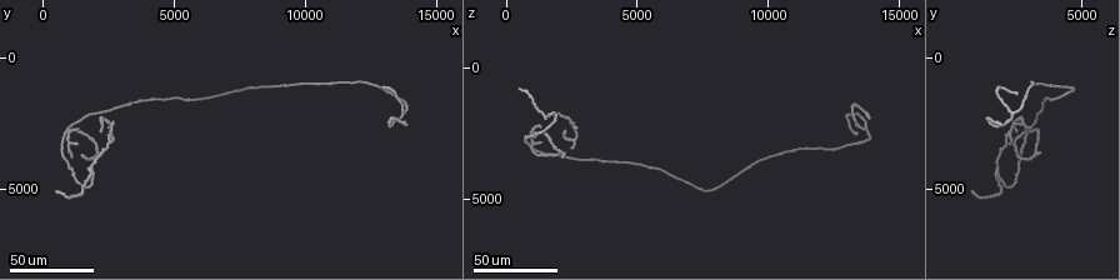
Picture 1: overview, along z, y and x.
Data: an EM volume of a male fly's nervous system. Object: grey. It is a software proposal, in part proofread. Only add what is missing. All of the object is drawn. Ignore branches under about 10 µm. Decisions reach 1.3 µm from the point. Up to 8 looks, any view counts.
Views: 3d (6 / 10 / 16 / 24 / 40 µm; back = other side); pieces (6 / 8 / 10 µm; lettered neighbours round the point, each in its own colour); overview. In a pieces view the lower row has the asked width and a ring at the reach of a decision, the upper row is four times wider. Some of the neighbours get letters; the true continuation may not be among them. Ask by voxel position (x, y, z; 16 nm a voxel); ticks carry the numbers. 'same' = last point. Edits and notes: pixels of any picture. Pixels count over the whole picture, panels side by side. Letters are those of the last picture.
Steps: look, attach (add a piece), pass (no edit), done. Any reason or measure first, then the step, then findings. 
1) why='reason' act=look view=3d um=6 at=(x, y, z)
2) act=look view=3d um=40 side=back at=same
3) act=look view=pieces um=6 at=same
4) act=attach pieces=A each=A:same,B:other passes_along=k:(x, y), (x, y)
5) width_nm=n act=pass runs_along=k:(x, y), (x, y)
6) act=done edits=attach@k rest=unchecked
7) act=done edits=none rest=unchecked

why='thin end' act=look view=3d um=24 at=(1300, 2800, 2900)

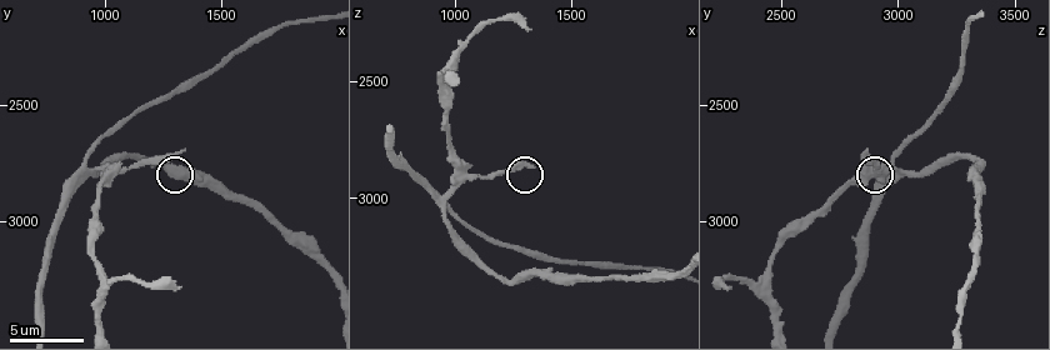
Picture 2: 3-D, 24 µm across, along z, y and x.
act=look view=pieces um=6 at=(1340, 2690, 2870)

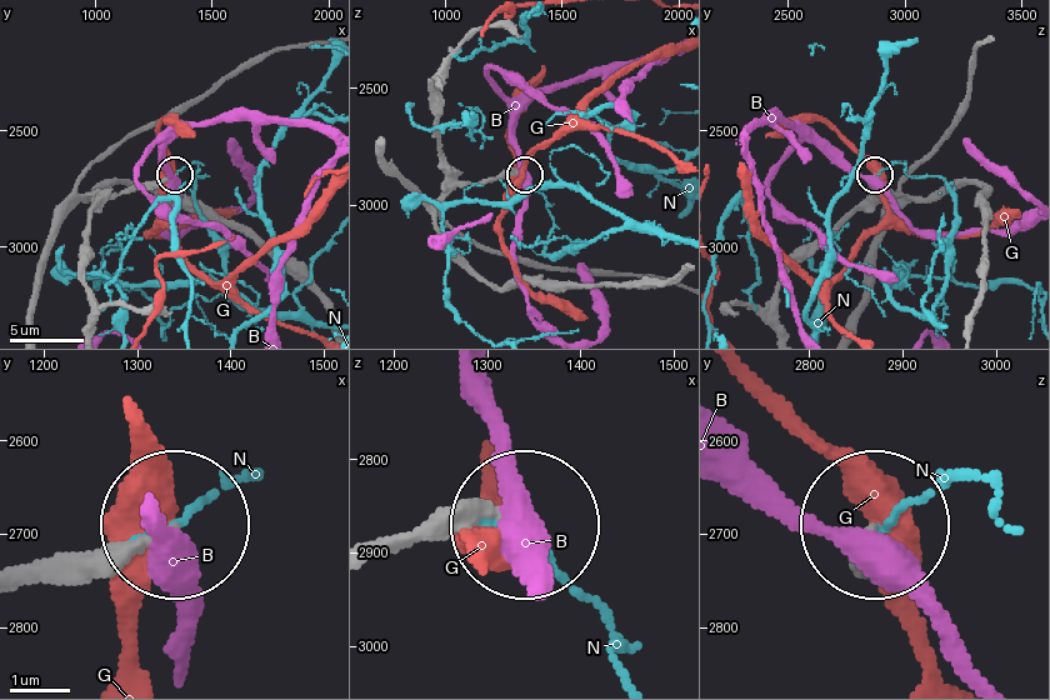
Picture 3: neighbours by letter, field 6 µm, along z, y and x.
act=pass each=B:other,G:other,N:other runs_along=3:(183, 104), (109, 146), (75, 188), (113, 195), (175, 174) found='no lettered piece goes on from it'

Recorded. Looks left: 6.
why='free end' act=look view=3d um=24 at=(2200, 2700, 2500)

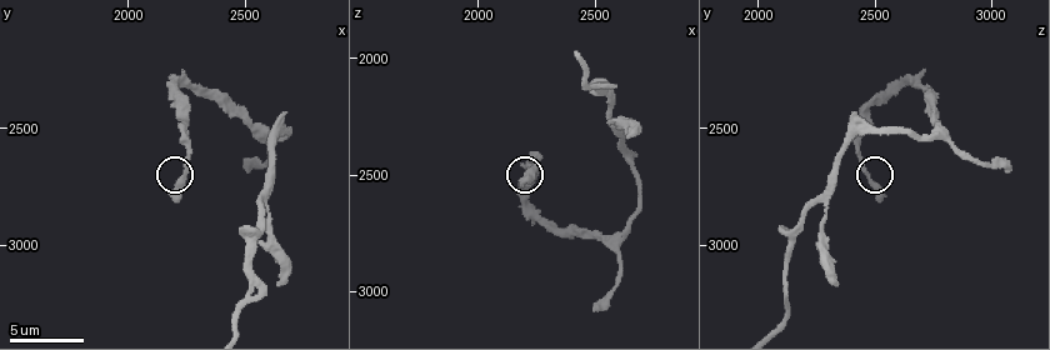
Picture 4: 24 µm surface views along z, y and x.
why='what lies round it' act=look view=pieces um=10 at=(2190, 2810, 2520)

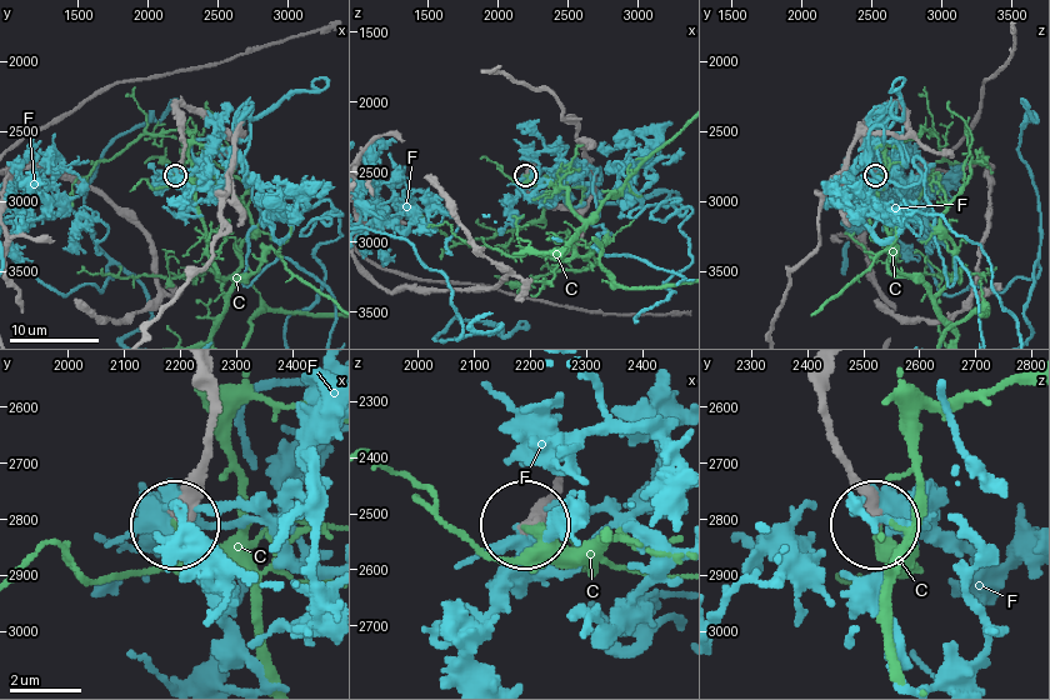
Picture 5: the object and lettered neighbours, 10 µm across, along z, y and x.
act=pass each=C:other,F:other found='none of them fits'

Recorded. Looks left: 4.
why='branch stops here' act=look view=3d um=24 at=(500, 5100, 900)

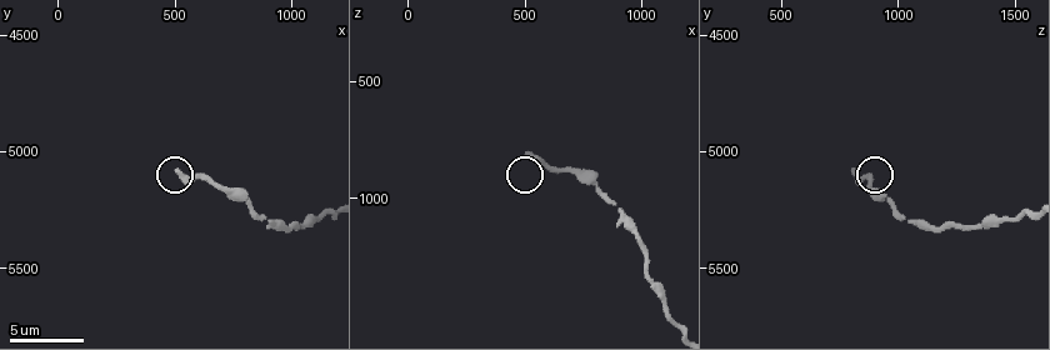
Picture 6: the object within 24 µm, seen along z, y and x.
why='zoom in' act=look view=3d um=10 at=(510, 5080, 820)

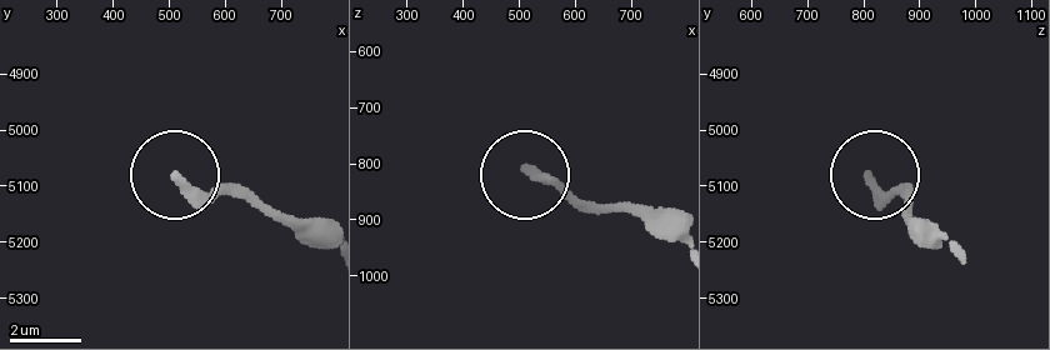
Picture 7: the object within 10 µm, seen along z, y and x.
act=look view=pieces um=8 at=(515, 5090, 810)

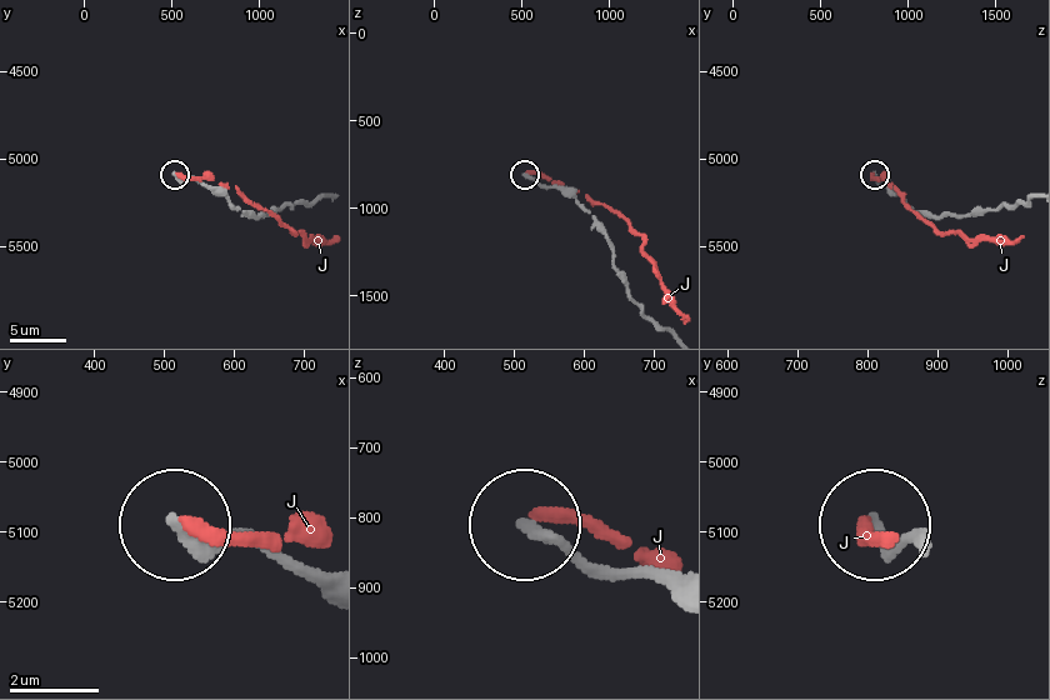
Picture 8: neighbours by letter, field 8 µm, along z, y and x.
act=pass each=J:other runs_along=8:(1013, 204), (964, 215), (925, 215), (875, 174) found='no lettered piece goes on from it'

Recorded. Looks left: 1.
why='free end' act=look view=pieces um=10 at=(2500, 2660, 3080)

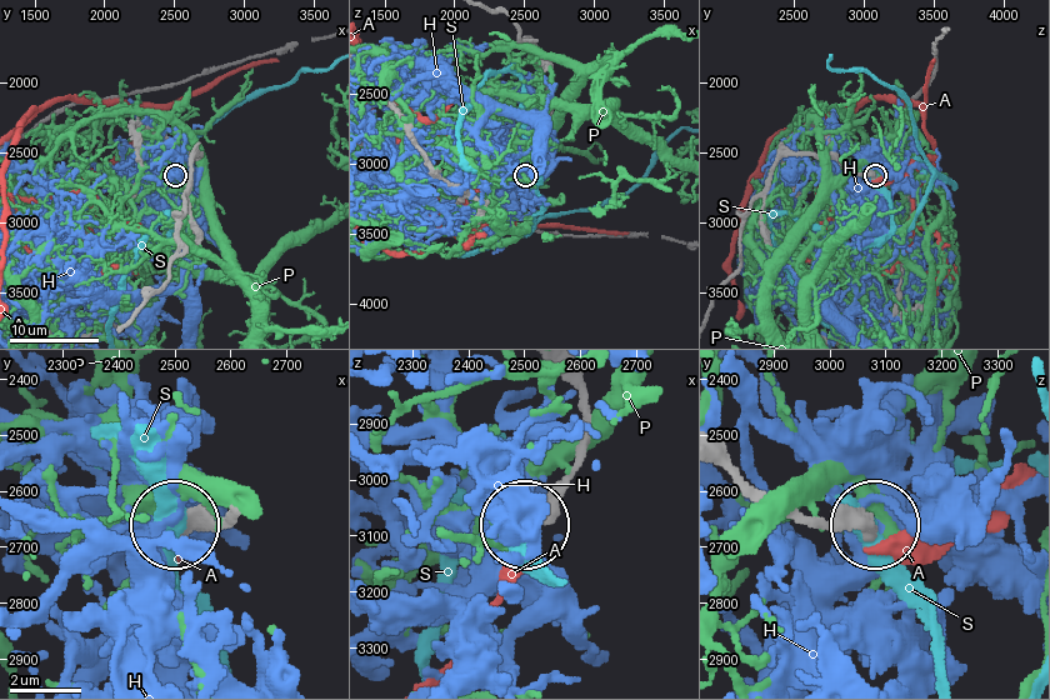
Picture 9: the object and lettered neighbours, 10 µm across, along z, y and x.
act=pass each=A:other,H:other,P:other,S:other runs_along=9:(231, 508), (225, 520), (178, 526) found='none of them fits'

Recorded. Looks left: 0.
act=done edits=none rest=unchecked

